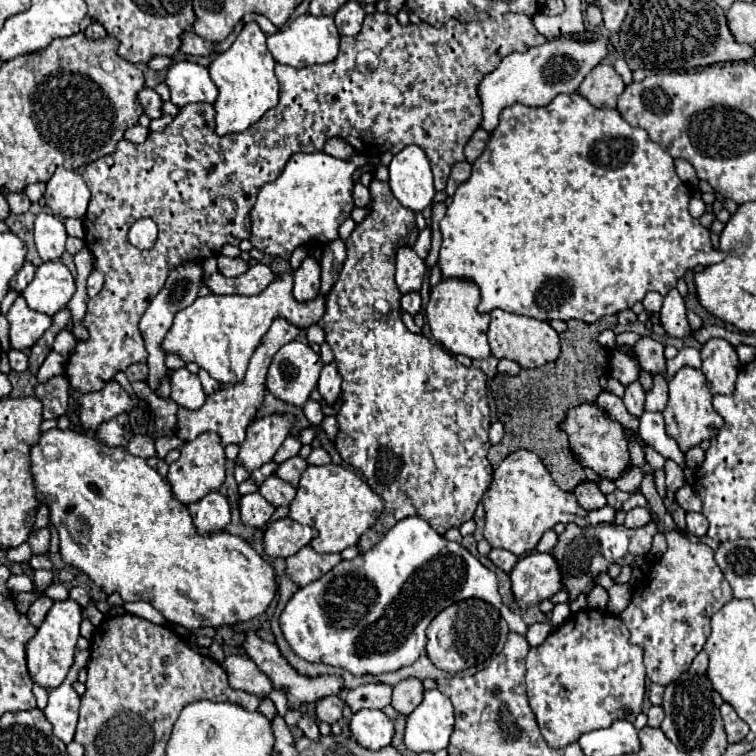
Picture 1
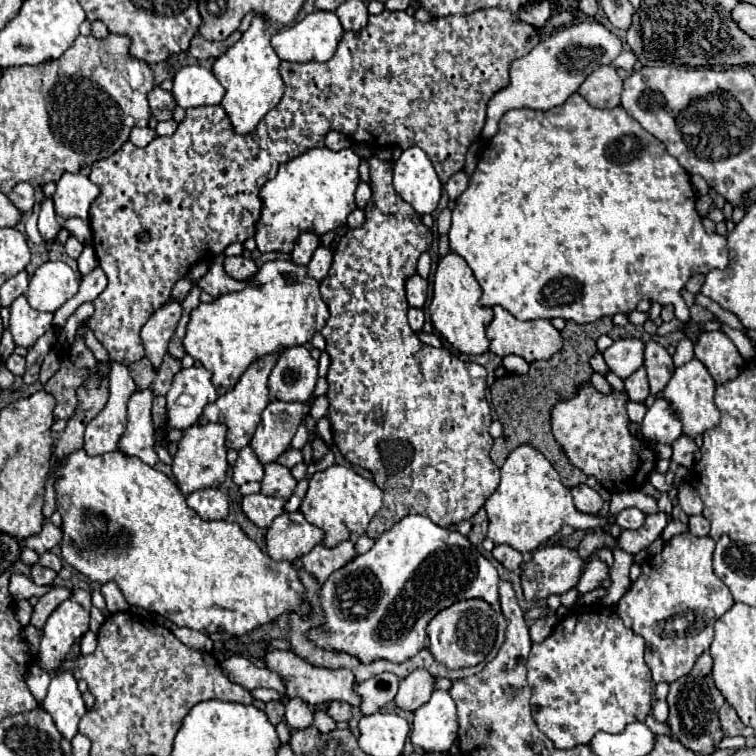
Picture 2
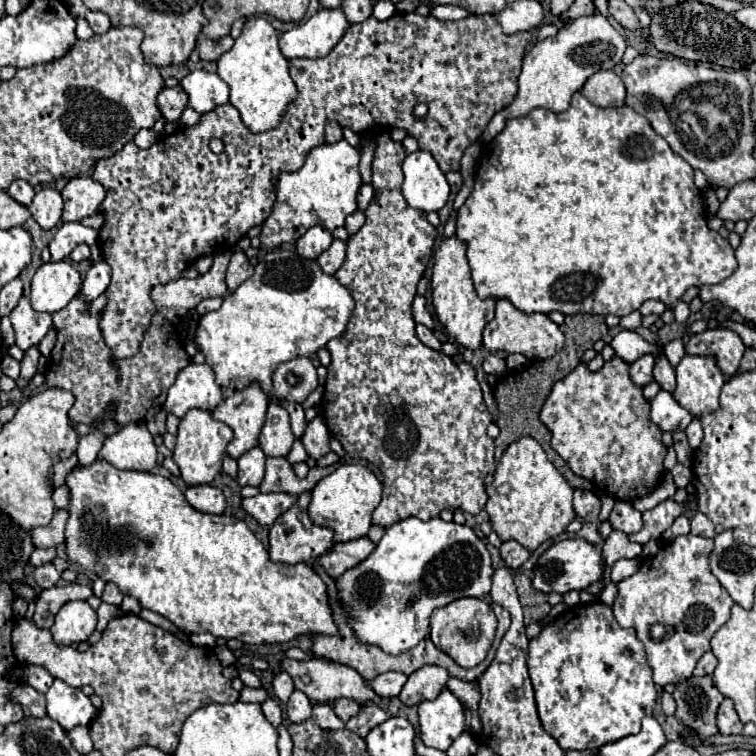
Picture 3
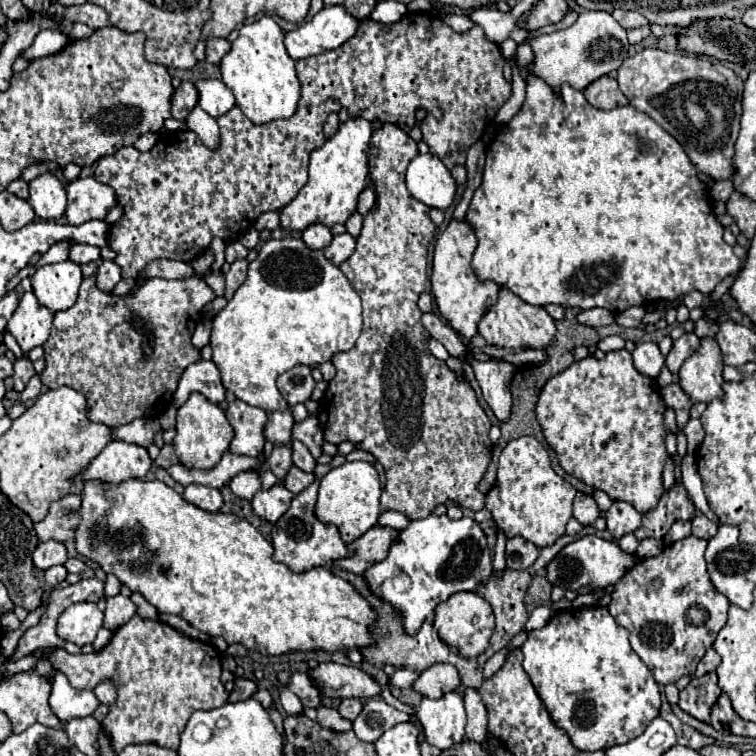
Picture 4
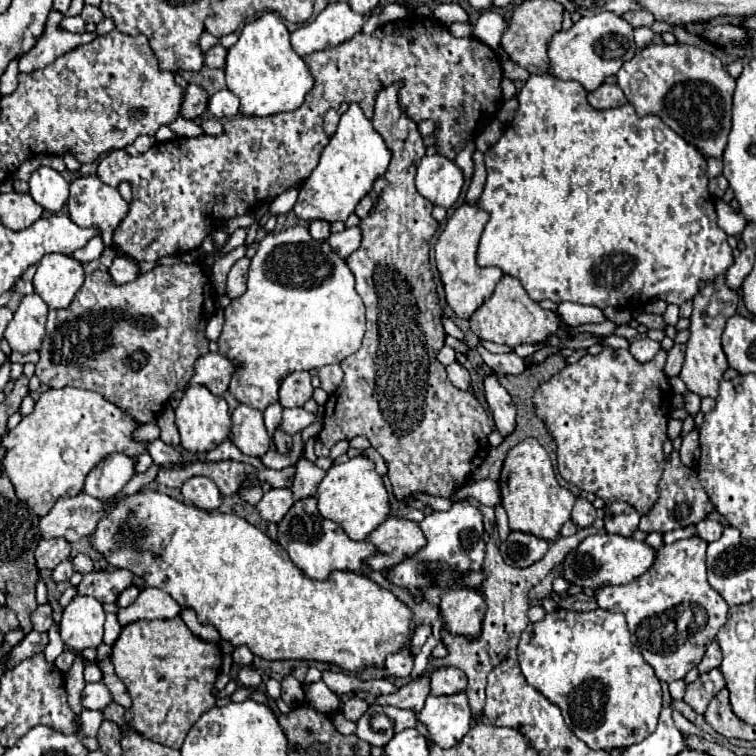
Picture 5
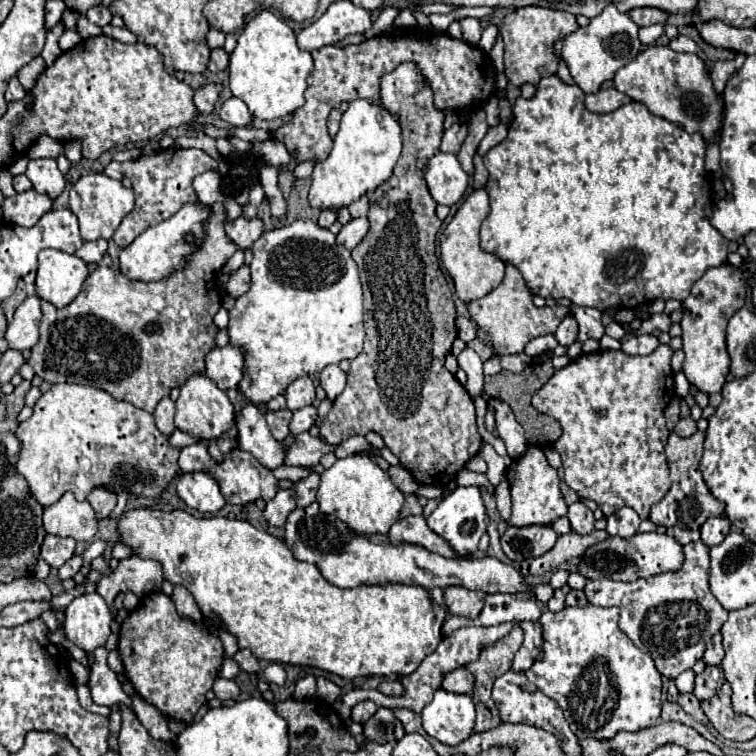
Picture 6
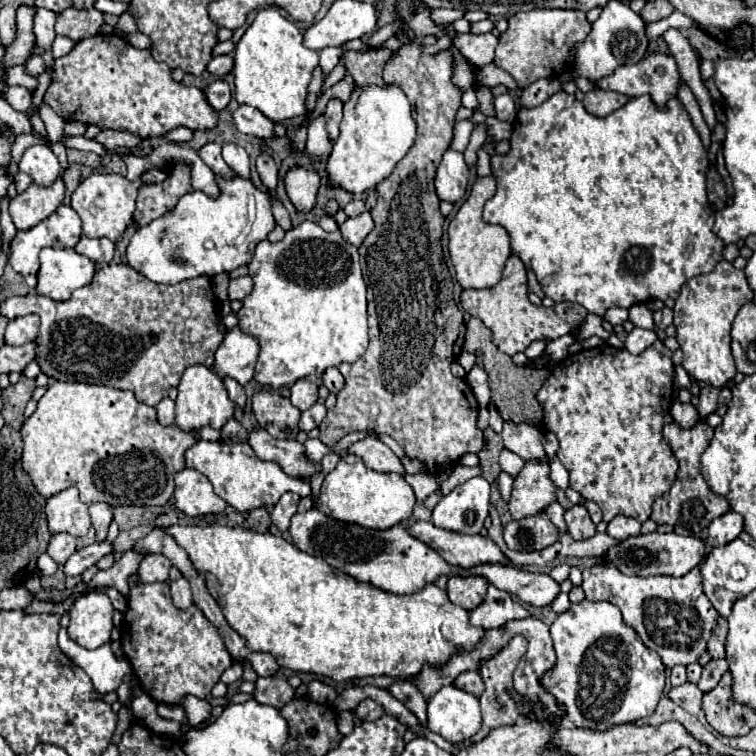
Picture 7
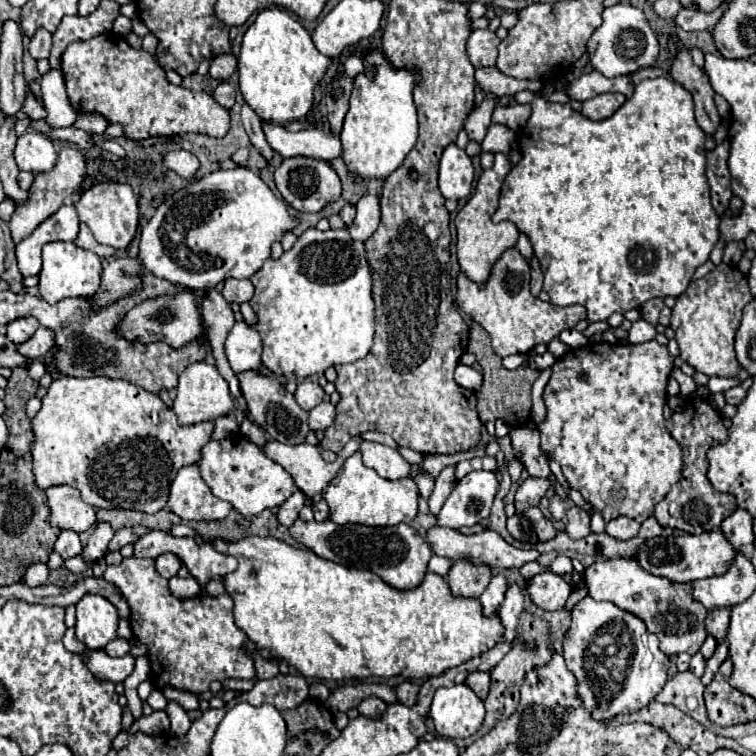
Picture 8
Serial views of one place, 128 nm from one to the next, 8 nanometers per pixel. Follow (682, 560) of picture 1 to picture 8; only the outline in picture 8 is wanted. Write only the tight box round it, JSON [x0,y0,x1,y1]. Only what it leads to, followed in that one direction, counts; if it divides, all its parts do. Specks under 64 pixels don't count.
[584,558,708,656]

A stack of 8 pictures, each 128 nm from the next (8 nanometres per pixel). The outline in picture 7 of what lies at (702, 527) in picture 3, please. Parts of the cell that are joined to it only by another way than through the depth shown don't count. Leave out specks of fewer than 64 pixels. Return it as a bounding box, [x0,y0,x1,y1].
[706,512,744,548]

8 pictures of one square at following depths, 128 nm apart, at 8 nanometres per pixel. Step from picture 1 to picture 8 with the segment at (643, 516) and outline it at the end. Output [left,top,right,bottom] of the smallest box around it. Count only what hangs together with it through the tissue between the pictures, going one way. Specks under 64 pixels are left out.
[606,516,640,540]

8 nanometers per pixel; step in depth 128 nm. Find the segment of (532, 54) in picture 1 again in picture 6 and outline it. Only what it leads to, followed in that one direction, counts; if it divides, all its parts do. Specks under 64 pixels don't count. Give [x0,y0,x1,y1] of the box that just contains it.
[478,4,640,92]

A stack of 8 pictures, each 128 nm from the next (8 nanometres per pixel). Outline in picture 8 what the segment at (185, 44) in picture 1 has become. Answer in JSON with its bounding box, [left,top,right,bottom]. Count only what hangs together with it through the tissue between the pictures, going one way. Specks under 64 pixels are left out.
[210,54,236,80]

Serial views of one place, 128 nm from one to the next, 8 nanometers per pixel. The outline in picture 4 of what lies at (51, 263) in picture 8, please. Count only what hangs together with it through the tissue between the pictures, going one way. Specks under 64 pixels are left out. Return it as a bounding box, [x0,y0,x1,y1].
[32,260,82,312]

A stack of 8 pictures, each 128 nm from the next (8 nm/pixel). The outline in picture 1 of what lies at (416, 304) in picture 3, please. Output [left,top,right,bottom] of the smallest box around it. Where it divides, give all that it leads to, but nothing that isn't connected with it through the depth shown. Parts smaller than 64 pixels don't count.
[396,246,426,294]

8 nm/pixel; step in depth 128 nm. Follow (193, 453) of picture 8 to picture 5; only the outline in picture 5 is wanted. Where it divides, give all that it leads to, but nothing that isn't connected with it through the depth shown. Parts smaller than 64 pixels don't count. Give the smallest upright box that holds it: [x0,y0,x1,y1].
[2,386,144,516]

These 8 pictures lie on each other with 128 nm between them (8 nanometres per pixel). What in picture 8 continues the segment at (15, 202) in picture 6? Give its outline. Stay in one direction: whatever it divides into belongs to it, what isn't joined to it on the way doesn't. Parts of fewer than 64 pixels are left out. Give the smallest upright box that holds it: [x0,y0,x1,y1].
[10,146,86,242]

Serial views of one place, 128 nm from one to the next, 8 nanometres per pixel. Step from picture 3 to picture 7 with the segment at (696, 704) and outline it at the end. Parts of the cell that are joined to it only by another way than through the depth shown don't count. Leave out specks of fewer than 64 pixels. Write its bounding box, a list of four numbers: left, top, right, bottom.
[696,660,728,692]

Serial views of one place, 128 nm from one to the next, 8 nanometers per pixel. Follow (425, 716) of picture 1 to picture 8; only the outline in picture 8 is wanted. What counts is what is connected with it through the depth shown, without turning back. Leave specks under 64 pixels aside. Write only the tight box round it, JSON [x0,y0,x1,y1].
[428,684,484,740]

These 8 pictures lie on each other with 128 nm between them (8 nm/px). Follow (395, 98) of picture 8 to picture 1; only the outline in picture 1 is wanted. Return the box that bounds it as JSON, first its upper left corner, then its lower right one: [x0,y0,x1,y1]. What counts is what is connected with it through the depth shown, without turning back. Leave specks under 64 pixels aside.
[250,152,368,258]

